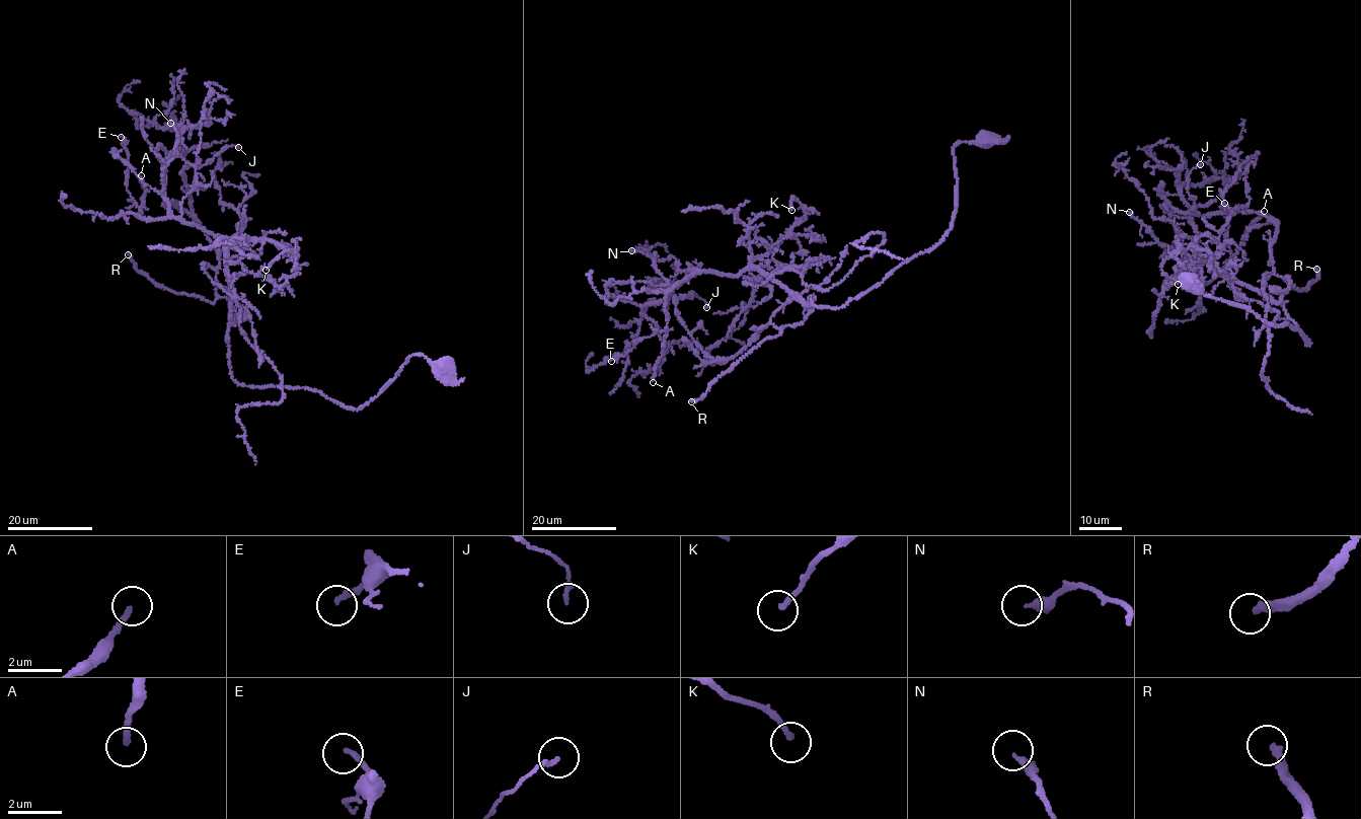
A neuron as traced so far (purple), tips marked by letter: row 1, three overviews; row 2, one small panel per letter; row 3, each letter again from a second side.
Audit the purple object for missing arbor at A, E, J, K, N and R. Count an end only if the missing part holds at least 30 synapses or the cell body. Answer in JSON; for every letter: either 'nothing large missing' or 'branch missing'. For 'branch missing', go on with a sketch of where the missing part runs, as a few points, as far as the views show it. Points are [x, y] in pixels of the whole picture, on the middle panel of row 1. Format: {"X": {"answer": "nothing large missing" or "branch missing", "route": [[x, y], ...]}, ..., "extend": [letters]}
{"A": {"answer": "branch missing", "route": [[653, 382], [653, 406], [648, 413], [654, 419], [651, 423], [644, 415], [629, 412], [623, 406]]}, "E": {"answer": "nothing large missing"}, "J": {"answer": "nothing large missing"}, "K": {"answer": "nothing large missing"}, "N": {"answer": "nothing large missing"}, "R": {"answer": "branch missing", "route": [[691, 401], [681, 412], [667, 392], [657, 354], [658, 341], [645, 325], [703, 302], [741, 306]]}, "extend": ["A", "R"]}

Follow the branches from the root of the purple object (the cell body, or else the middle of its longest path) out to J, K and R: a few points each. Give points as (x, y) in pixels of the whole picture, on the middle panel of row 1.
J: (985, 139), (954, 148), (944, 237), (844, 306), (805, 304), (720, 360), (676, 302), (706, 307)
K: (985, 139), (954, 148), (944, 237), (839, 308), (807, 307), (751, 266), (804, 217), (794, 197), (791, 210)
R: (985, 139), (954, 148), (944, 237), (841, 307), (805, 304), (802, 322), (691, 401)

